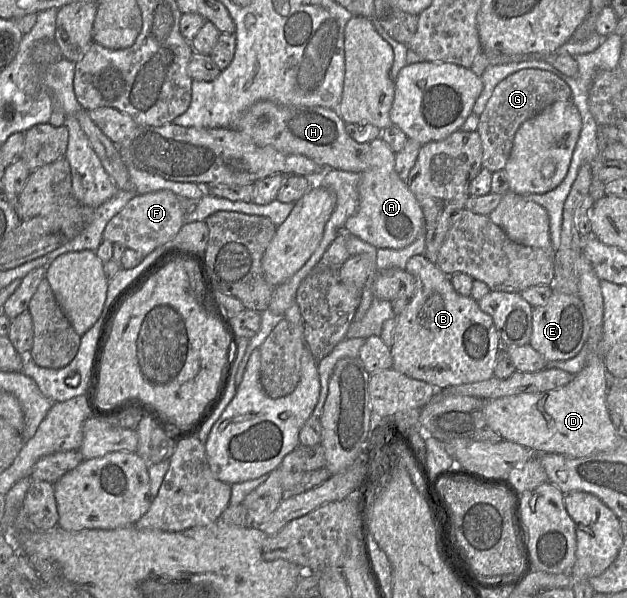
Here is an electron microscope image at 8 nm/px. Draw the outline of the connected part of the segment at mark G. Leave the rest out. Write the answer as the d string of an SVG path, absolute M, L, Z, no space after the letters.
M523 69L502 80L495 87L485 109L479 116L476 131L482 143L482 167L491 173L503 170L511 154L514 137L519 127L553 103L567 100L571 100L570 87L549 71Z

